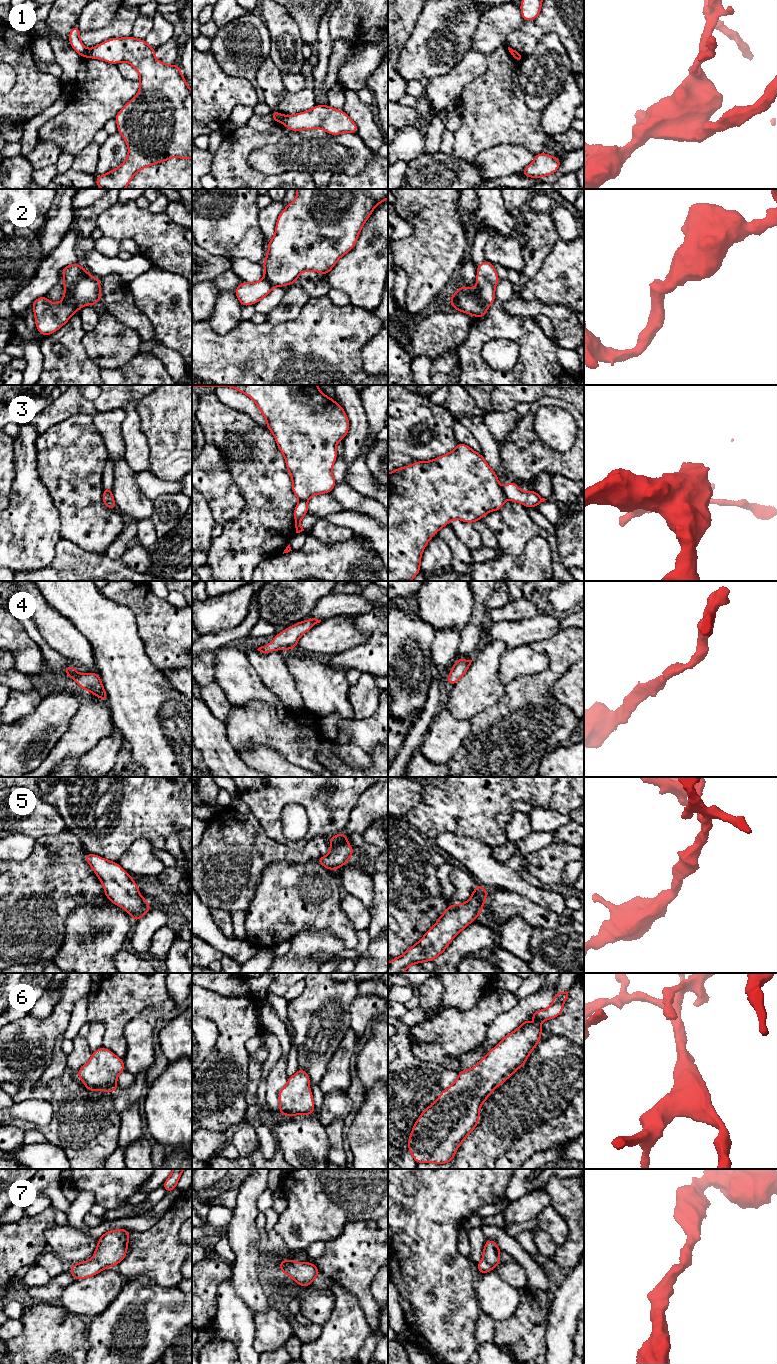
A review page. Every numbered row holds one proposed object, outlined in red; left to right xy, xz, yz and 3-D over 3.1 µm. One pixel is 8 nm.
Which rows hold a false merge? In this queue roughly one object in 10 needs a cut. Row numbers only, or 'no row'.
1, 3

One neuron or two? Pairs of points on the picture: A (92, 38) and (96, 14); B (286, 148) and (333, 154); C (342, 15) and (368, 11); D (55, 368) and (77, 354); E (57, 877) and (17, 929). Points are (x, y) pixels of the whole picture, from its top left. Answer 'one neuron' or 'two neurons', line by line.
A: two neurons
B: one neuron
C: one neuron
D: one neuron
E: one neuron

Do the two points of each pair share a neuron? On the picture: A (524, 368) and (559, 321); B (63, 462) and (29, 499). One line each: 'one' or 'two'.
A: two
B: two

